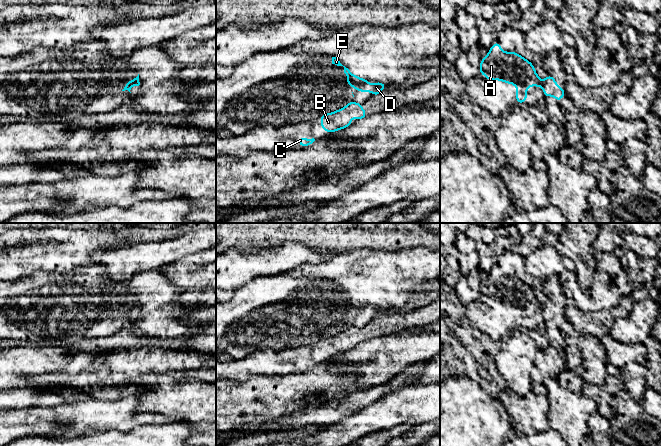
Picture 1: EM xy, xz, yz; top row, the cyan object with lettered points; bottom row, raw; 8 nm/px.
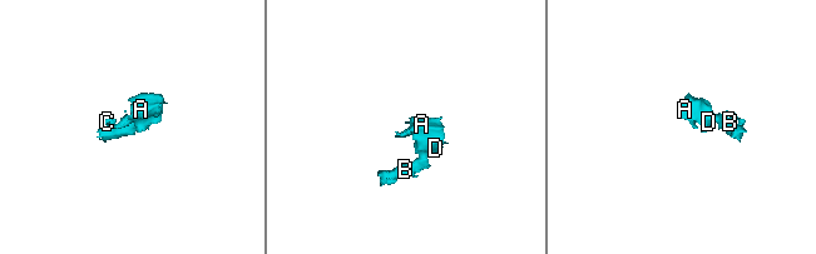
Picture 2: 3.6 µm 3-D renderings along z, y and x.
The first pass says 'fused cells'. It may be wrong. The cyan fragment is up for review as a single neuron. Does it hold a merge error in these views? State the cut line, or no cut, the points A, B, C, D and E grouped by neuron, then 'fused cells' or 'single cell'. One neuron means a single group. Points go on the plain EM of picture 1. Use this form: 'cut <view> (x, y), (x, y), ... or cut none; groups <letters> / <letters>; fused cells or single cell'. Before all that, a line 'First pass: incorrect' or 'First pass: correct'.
First pass: correct
cut yz (543, 305), (541, 310); groups A D E / B C; fused cells

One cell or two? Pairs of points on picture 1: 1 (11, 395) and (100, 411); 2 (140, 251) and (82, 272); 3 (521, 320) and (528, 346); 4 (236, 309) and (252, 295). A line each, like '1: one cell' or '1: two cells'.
1: two cells
2: two cells
3: two cells
4: one cell

